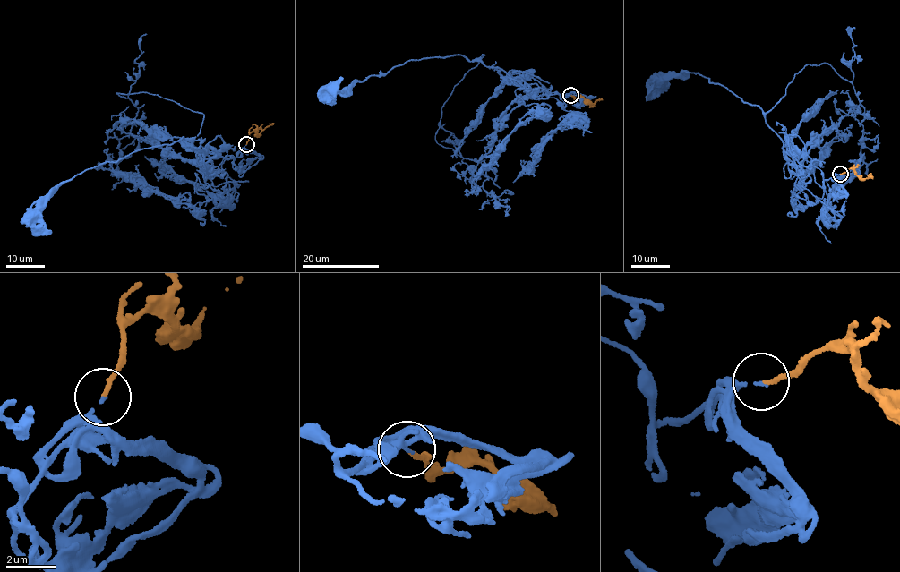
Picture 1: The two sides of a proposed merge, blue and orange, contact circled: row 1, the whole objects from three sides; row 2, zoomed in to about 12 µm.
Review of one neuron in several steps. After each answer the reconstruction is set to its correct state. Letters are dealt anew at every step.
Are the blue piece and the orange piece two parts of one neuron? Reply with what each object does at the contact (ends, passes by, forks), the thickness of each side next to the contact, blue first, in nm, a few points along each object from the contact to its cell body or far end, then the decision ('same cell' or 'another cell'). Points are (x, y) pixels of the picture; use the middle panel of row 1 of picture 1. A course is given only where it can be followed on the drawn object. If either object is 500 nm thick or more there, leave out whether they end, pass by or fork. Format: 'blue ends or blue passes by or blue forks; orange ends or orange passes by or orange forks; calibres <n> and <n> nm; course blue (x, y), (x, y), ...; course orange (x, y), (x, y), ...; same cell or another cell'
blue ends; orange ends; calibres 90 and 160 nm; course blue (570, 95), (564, 98), (532, 77), (512, 70), (510, 75), (460, 55), (406, 61), (326, 94); course orange (570, 95), (593, 103), (601, 98); same cell

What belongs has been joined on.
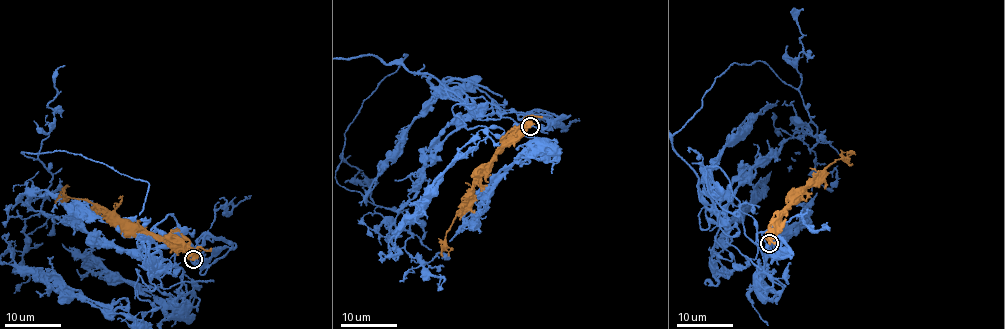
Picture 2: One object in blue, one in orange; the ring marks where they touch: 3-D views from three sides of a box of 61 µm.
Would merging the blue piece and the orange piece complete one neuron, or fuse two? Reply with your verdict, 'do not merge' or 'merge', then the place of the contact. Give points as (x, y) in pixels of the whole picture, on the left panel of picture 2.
merge; place (193, 259)

